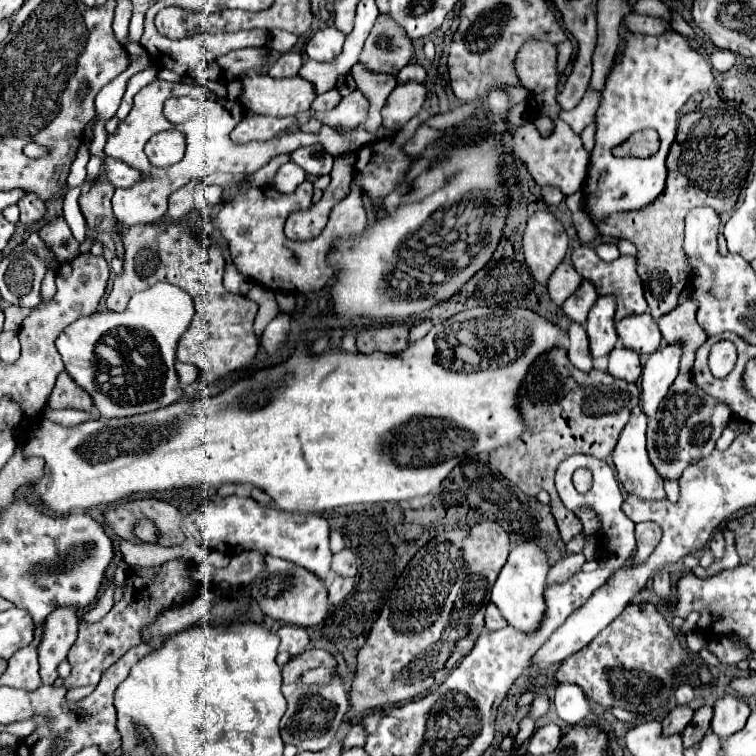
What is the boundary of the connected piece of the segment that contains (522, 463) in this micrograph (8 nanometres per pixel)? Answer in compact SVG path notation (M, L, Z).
M562 347L554 349L552 353L546 353L544 357L540 357L536 361L536 365L530 369L528 377L524 379L524 385L518 393L520 397L520 411L524 413L524 421L526 421L526 431L522 433L520 441L516 441L516 445L508 445L504 449L496 449L490 453L490 465L494 469L498 469L510 483L514 483L520 491L524 491L526 495L538 495L540 491L548 491L550 505L554 511L554 519L558 523L560 529L561 540L566 544L574 535L582 533L582 525L578 521L578 517L574 517L572 511L568 511L554 487L554 473L556 467L570 455L574 453L588 453L594 455L598 459L610 459L612 449L616 447L616 441L620 437L620 429L624 429L628 417L630 417L630 409L632 409L632 399L636 399L640 395L640 389L634 383L626 383L626 381L618 381L614 379L610 373L606 371L580 371L576 369L566 351Z

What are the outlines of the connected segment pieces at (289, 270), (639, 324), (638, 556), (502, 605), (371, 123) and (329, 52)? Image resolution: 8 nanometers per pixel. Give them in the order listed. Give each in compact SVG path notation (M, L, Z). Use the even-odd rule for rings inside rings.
M304 181L294 193L284 195L274 189L252 187L244 193L232 197L226 207L218 213L218 217L209 223L203 223L203 233L209 236L214 231L222 233L230 243L230 255L236 263L238 271L256 283L286 293L312 293L320 291L330 279L332 271L326 265L326 255L336 237L346 237L366 227L366 209L362 203L362 189L356 181L350 185L348 197L344 197L338 205L334 205L330 219L324 231L310 241L292 241L284 235L284 221L292 211L308 209L312 203L312 181Z
M632 315L624 317L616 323L616 333L624 347L636 351L636 353L654 353L660 345L660 329L658 323L648 315Z
M648 521L648 523L638 523L636 525L638 547L636 547L636 553L632 557L632 567L641 565L650 557L654 547L660 543L660 537L662 537L662 531L656 523Z
M534 541L514 543L510 557L492 587L492 603L498 607L500 615L506 619L508 625L512 625L516 631L524 635L536 633L546 619L544 587L546 587L548 569L550 569L548 557Z
M354 65L352 77L356 81L356 89L362 91L366 95L366 99L370 101L370 113L368 113L368 119L366 119L366 129L380 127L382 125L380 109L384 107L388 95L392 93L394 85L398 83L396 77L386 75L386 73L368 73L360 65Z
M324 27L310 37L306 45L306 53L310 59L316 61L332 61L342 51L344 39L346 35L340 33L336 27Z

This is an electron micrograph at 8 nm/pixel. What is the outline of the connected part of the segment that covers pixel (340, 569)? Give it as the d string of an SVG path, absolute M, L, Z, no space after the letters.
M344 549L334 555L332 571L340 575L356 575L356 555L350 549Z

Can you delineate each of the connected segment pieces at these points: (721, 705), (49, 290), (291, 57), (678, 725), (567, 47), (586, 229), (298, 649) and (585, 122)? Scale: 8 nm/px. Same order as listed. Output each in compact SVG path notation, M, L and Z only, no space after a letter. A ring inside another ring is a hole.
M724 695L714 705L714 717L710 727L718 737L730 737L744 729L748 715L750 707L746 701L736 695Z
M47 272L43 281L42 281L42 287L41 287L41 293L42 293L42 303L47 303L48 301L51 301L56 293L56 285L55 285L55 278L56 274L52 272Z
M288 51L278 55L278 59L268 67L268 75L273 78L293 77L298 75L302 65L302 55L298 51Z
M678 705L678 707L674 707L674 709L664 717L664 721L662 721L664 733L668 733L668 735L672 735L672 733L682 733L684 727L690 723L692 715L694 715L694 709L688 707L688 705Z
M564 41L564 43L556 45L556 47L558 47L558 69L562 73L566 69L566 65L570 63L570 57L574 53L574 45L572 45L572 41Z
M576 211L572 215L572 223L576 227L576 233L584 245L592 245L598 237L598 229L592 225L592 219L584 211Z
M282 625L278 629L278 637L280 637L280 651L288 651L290 655L302 653L310 641L308 633L296 625Z
M588 89L582 97L582 101L570 109L570 111L562 111L560 117L564 117L564 121L572 127L572 131L576 135L582 133L584 127L588 127L590 123L594 123L594 117L596 117L596 111L600 107L600 101L602 101L602 91L592 91Z

